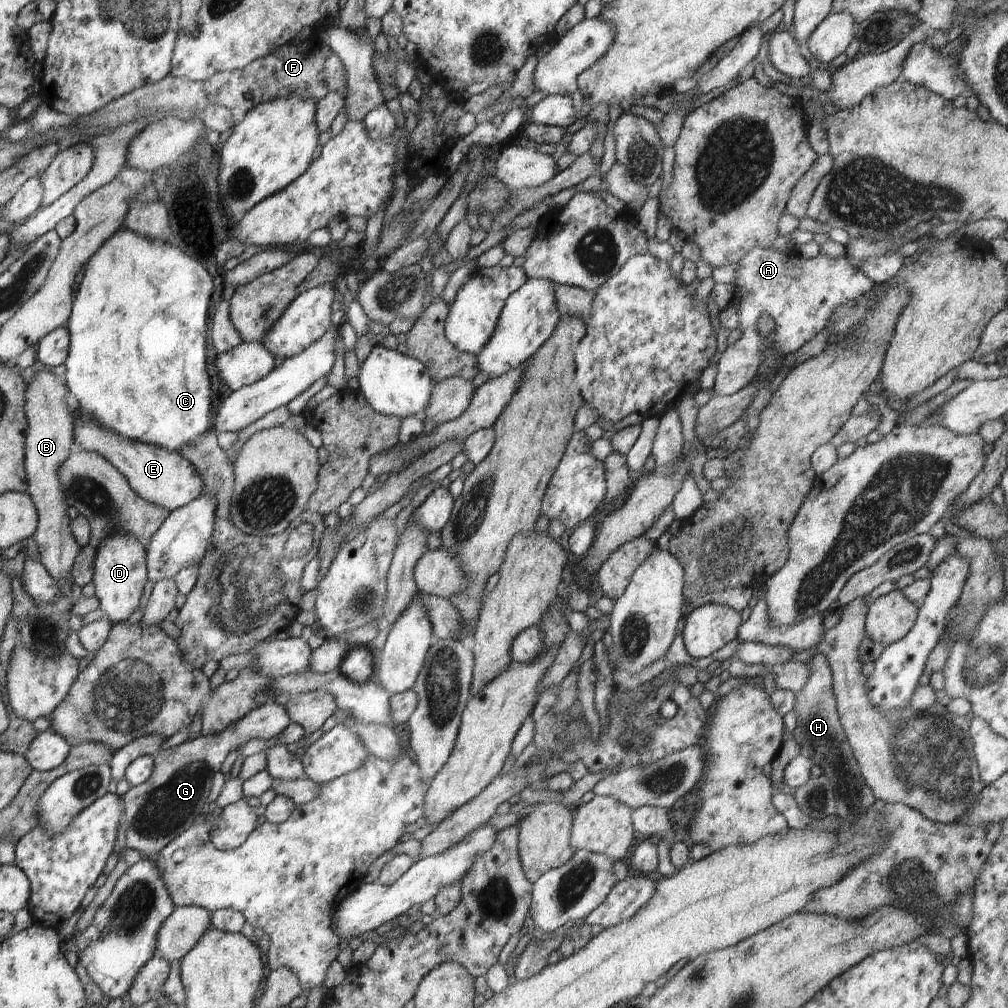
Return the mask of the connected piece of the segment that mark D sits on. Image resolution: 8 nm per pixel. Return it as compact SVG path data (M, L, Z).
M115 532L96 548L95 568L93 583L96 598L100 601L100 608L113 623L128 620L131 614L136 612L144 584L147 581L146 550L144 546L128 537L125 533Z

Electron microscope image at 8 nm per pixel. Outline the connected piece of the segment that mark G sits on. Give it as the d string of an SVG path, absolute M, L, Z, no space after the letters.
M276 703L265 704L255 708L240 718L236 724L218 732L218 734L202 735L195 739L187 739L182 744L172 748L159 750L153 757L154 768L150 778L138 786L131 786L122 796L124 802L124 816L122 816L123 827L126 830L126 847L138 852L145 858L150 858L152 854L160 852L176 836L186 832L202 813L202 809L207 804L208 795L214 774L220 772L222 762L228 754L242 745L256 739L267 740L275 738L291 723L286 712L285 705Z

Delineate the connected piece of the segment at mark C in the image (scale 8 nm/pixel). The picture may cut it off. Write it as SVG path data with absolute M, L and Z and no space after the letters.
M125 227L118 229L110 239L101 245L101 248L88 260L83 271L84 278L82 278L80 288L75 288L77 291L76 300L73 301L71 314L66 324L69 333L69 352L65 362L66 374L62 380L68 391L76 396L79 407L85 411L94 425L103 430L111 431L118 437L133 441L133 444L143 443L179 453L185 445L198 443L209 431L213 430L215 410L212 400L210 400L212 382L210 382L208 364L206 364L206 320L209 316L211 296L215 289L212 276L202 264L192 260L174 242L162 243L147 240Z

